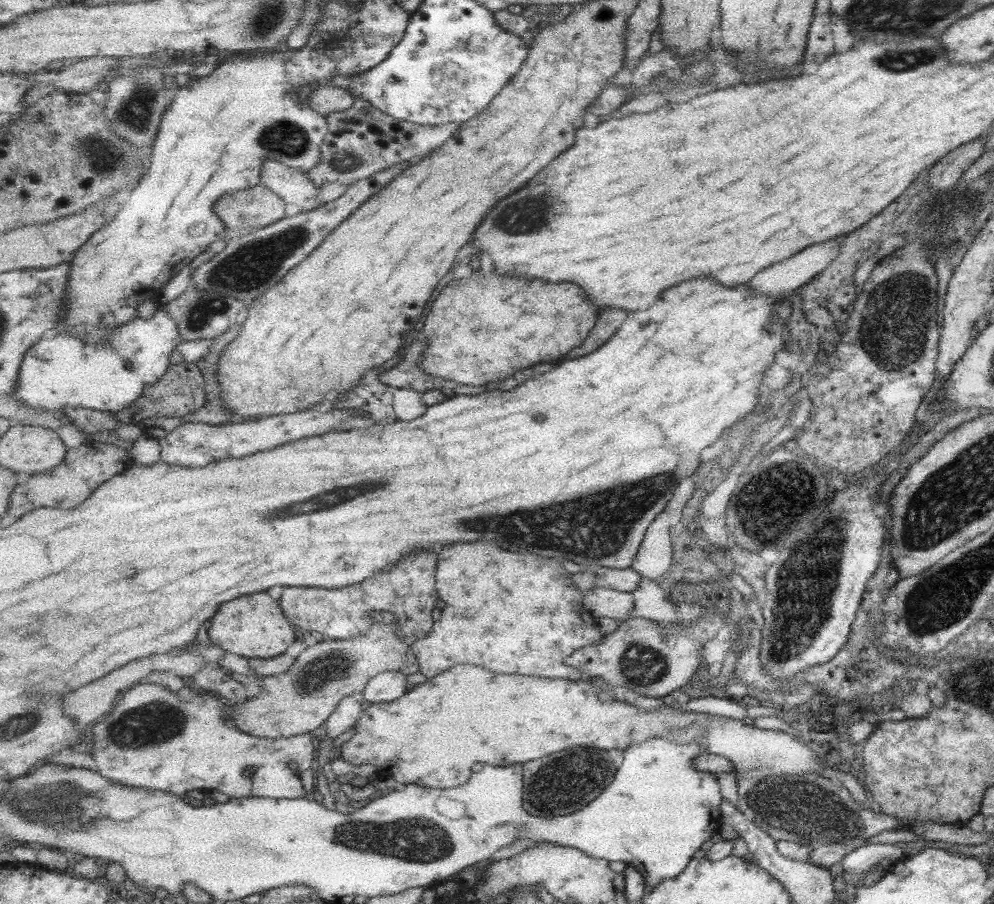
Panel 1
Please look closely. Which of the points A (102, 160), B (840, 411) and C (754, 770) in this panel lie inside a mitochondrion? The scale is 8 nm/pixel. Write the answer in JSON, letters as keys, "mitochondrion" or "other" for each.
{"A":"mitochondrion","B":"other","C":"mitochondrion"}

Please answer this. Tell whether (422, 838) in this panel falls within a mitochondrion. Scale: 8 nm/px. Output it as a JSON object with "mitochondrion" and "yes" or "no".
{"mitochondrion":"yes"}

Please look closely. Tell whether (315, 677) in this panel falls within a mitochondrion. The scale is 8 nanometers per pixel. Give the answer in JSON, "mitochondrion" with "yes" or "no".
{"mitochondrion":"yes"}

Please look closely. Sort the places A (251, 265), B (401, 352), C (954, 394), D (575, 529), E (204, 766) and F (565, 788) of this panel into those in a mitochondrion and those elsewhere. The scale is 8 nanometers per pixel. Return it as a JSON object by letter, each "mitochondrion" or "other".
{"A":"mitochondrion","B":"other","C":"other","D":"mitochondrion","E":"other","F":"mitochondrion"}

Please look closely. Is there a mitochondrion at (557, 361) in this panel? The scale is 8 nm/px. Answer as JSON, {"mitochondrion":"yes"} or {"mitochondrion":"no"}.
{"mitochondrion":"no"}

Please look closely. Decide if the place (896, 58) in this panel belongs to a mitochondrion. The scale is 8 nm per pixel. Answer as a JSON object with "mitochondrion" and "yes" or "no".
{"mitochondrion":"yes"}

